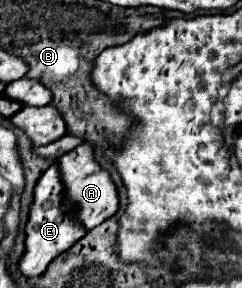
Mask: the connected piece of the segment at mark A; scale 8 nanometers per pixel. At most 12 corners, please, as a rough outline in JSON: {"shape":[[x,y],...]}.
{"shape":[[80,144],[56,160],[62,212],[90,230],[118,208],[116,186]]}

